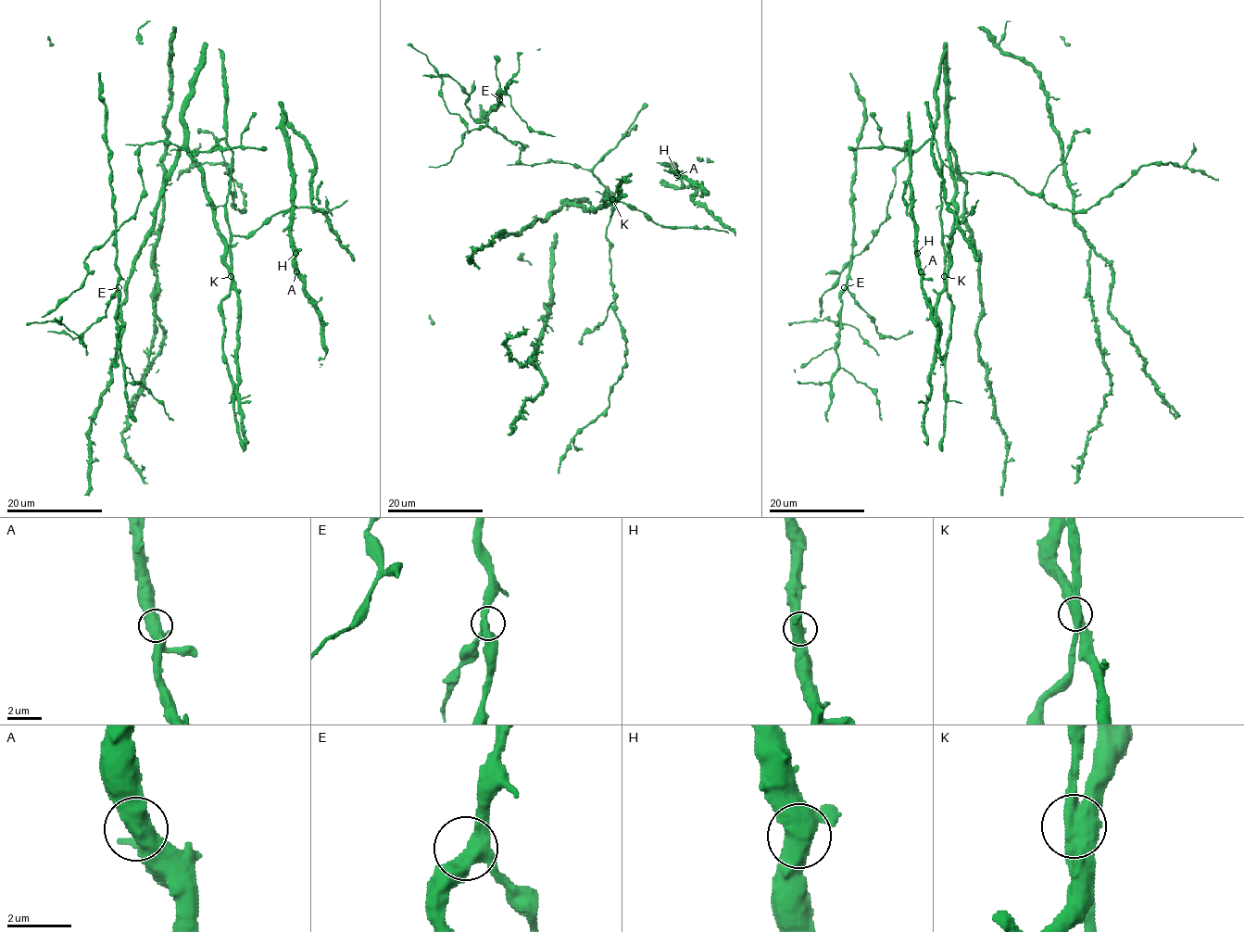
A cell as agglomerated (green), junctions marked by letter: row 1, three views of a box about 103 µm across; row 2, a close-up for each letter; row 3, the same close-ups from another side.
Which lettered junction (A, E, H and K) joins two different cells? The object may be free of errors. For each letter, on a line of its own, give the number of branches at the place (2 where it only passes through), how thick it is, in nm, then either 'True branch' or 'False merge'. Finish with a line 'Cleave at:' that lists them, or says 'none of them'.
A: Branches: 3. Thickness 500 nm. True branch
E: Branches: 3. Thickness 400 nm. True branch
H: Branches: 3. Thickness 480 nm. True branch
K: Branches: 3. Thickness 550 nm. True branch
Cleave at: none of them

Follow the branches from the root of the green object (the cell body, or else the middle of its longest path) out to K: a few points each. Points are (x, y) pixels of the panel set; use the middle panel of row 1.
K: (580, 167), (588, 170), (611, 192), (610, 197), (607, 195), (611, 199)

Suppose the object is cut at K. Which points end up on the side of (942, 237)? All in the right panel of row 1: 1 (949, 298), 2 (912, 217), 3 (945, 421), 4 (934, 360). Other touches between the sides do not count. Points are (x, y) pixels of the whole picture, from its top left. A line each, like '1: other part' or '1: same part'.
1: same part
2: other part
3: same part
4: other part

